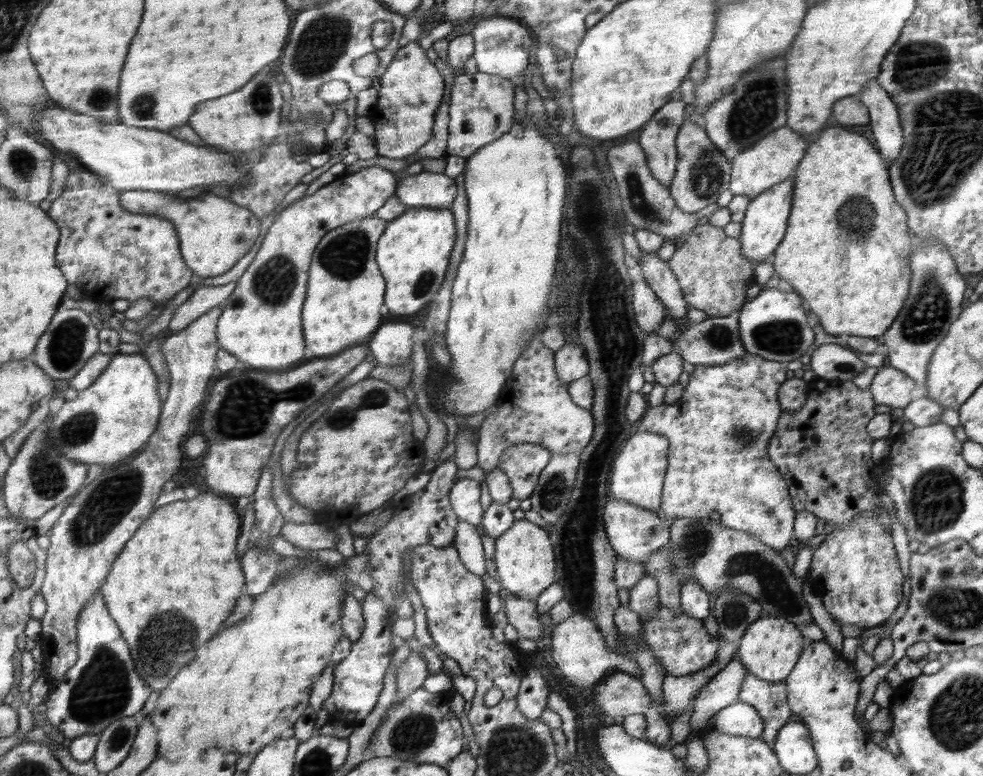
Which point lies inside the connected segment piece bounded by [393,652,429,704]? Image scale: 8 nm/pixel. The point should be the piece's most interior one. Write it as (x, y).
(410, 676)

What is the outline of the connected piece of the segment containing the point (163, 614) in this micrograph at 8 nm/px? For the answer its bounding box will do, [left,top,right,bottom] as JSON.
[102,494,244,692]

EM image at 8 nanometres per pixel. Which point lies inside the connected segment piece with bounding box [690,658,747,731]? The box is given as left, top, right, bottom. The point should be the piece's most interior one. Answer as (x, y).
(723, 690)

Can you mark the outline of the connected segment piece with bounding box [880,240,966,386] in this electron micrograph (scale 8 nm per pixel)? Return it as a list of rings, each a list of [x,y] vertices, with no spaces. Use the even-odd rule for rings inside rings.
[[[939,240],[918,241],[910,266],[912,282],[896,326],[892,326],[888,334],[882,334],[880,341],[889,348],[887,364],[911,376],[918,386],[925,386],[931,357],[962,312],[960,304],[964,302],[966,282],[960,276],[955,259]]]

